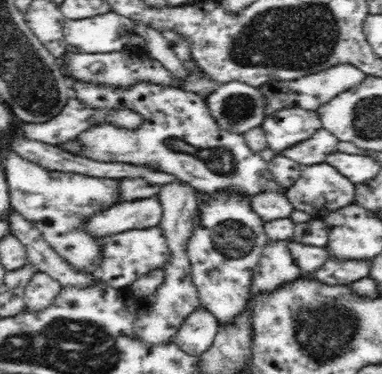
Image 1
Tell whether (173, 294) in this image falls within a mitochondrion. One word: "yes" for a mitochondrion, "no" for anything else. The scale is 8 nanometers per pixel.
no

